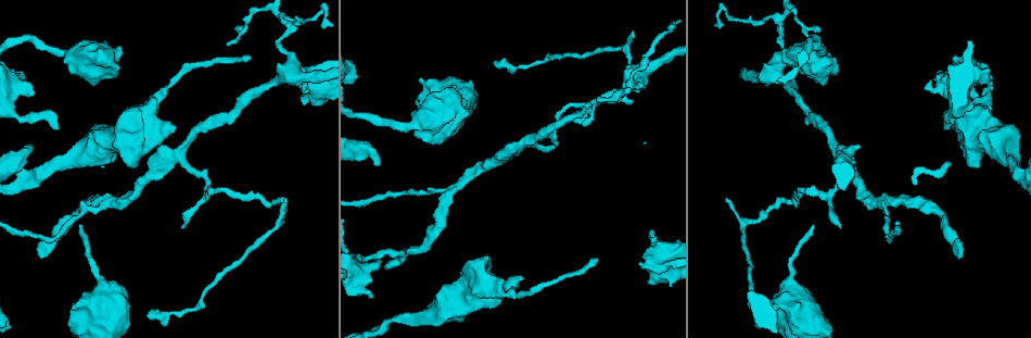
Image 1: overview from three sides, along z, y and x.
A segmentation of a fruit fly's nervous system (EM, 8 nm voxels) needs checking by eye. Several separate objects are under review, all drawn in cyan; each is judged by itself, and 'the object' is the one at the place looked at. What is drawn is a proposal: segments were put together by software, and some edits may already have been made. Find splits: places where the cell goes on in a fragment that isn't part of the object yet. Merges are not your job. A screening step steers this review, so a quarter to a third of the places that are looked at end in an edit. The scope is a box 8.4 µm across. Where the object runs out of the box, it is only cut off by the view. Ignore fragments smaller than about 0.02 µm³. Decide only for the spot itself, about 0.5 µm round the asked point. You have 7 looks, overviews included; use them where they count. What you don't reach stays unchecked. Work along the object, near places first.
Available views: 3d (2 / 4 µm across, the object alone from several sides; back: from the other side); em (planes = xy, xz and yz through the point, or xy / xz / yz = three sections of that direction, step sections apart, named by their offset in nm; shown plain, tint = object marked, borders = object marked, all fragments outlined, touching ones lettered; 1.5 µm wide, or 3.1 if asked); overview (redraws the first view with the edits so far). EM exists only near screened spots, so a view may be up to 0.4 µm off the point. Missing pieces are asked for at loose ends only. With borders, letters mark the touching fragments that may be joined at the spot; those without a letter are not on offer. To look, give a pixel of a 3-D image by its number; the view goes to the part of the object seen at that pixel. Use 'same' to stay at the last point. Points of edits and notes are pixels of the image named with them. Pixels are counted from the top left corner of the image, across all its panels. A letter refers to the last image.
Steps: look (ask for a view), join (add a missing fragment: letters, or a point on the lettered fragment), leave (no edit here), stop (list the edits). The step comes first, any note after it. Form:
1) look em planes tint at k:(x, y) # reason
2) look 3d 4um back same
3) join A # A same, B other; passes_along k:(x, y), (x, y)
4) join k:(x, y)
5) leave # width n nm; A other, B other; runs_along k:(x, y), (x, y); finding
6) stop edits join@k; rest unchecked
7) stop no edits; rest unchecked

look em planes tint at 1:(639, 262)

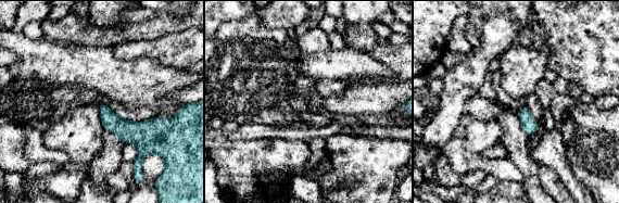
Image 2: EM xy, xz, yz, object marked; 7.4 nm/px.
look em planes borders same # what lies round it

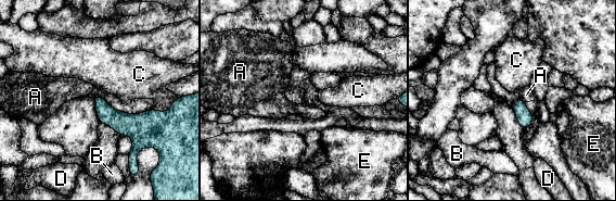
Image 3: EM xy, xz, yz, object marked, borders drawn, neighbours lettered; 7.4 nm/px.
leave # A other, B other, C other, D other, E other; border 3:(100, 95), (95, 97); none of them fits

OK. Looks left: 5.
look em planes borders at 1:(373, 295) # an open end

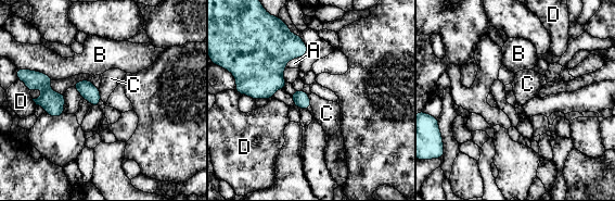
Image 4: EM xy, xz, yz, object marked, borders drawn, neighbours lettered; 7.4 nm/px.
leave # longest_contact B 180 nm; A other, B other, C other, D other; no lettered fragment goes on from it

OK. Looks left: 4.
look em xy step 8 borders at 1:(963, 256) # branch stops here

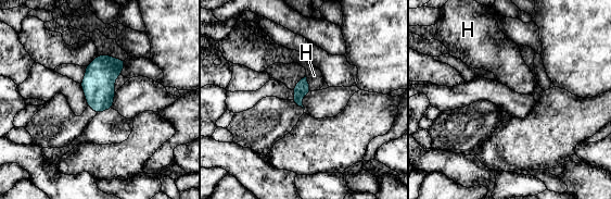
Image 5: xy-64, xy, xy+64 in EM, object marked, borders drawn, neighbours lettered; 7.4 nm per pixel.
leave # longest_contact H 130 nm; H other; no lettered fragment goes on from it

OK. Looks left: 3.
stop no edits; rest unchecked

